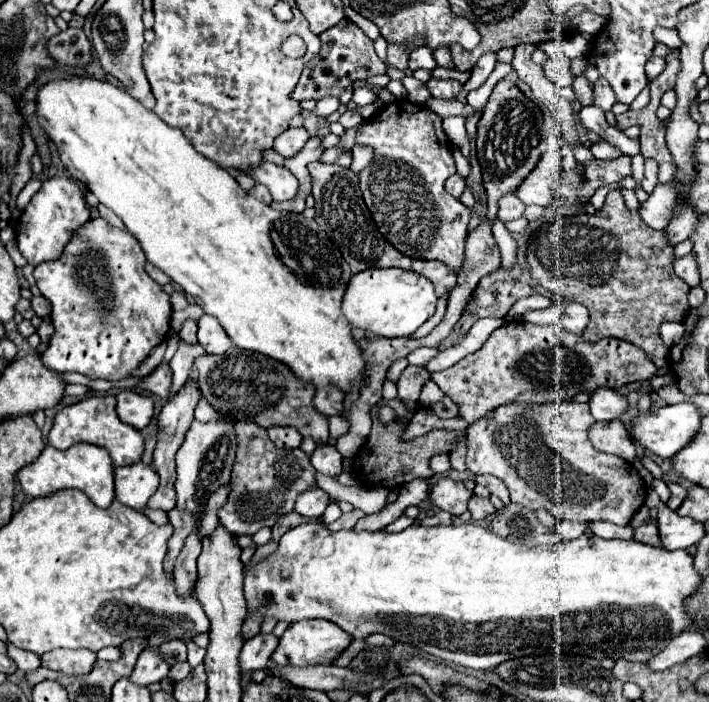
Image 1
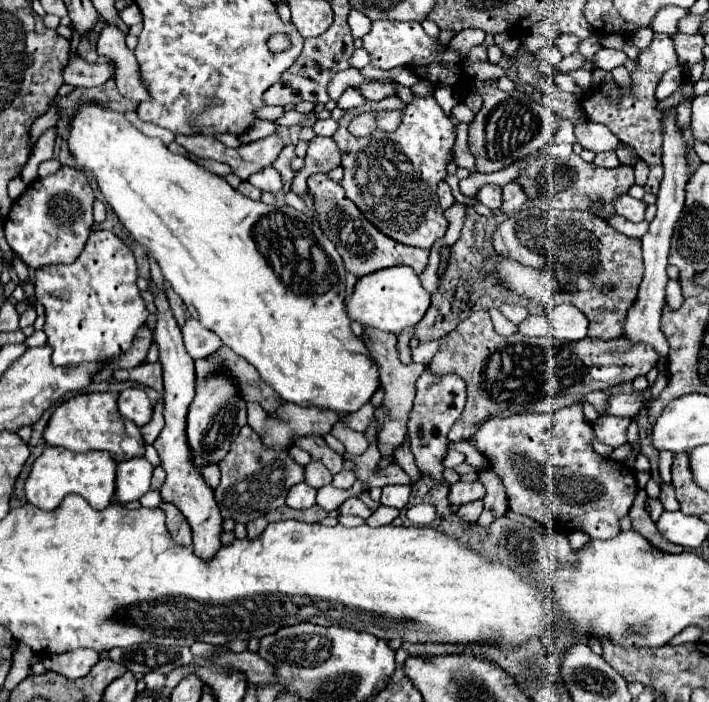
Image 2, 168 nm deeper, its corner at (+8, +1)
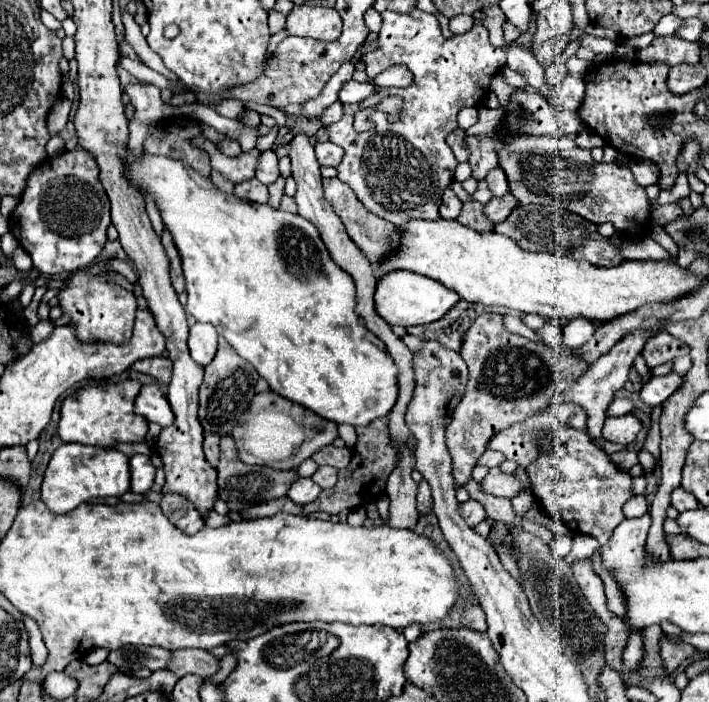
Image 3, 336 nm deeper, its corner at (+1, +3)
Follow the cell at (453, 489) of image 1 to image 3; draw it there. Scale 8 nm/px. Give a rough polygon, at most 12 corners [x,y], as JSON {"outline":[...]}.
{"outline":[[493,467],[481,483],[483,491],[513,499],[527,485],[517,475]]}

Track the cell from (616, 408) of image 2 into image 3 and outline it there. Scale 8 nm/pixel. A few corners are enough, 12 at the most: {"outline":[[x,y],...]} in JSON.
{"outline":[[685,375],[651,377],[641,399],[657,407],[671,397]]}

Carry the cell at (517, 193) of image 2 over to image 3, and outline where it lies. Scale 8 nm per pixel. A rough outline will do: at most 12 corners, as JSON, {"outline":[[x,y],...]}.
{"outline":[[511,193],[491,197],[483,213],[493,223],[507,219],[517,199]]}

